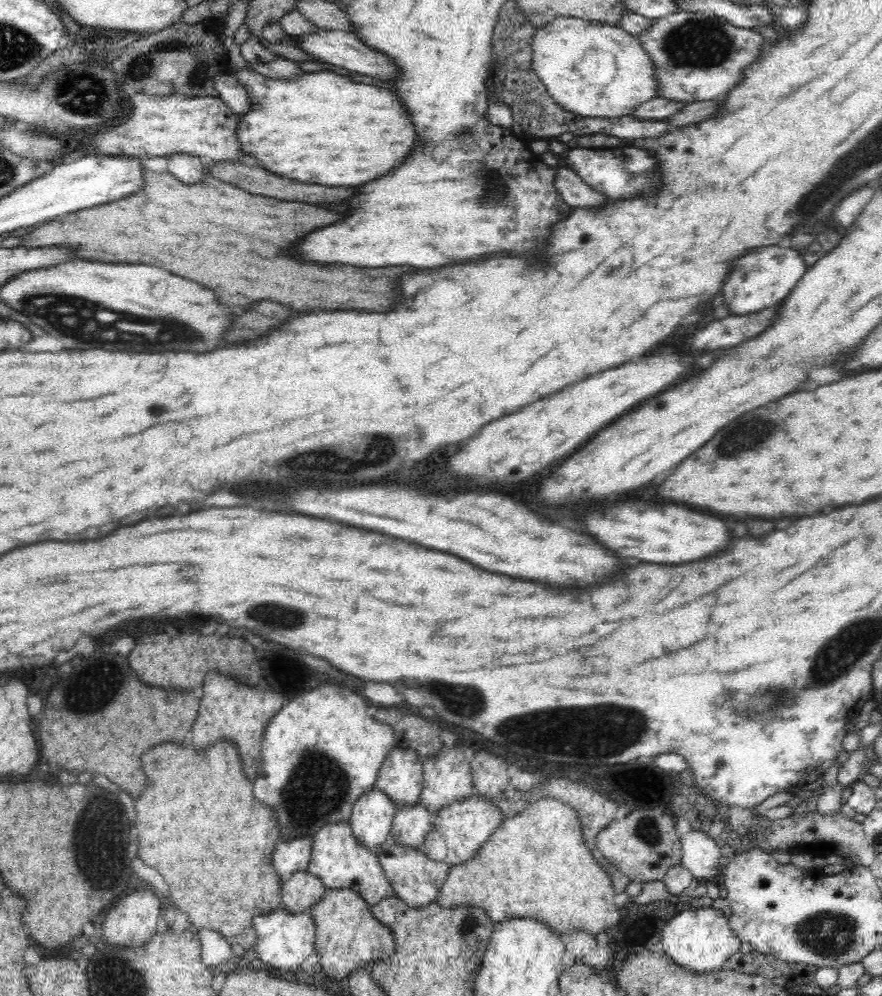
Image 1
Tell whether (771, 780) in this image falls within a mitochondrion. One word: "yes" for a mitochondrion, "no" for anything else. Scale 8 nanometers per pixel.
no

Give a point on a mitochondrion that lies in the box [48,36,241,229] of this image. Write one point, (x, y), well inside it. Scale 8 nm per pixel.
(82, 94)

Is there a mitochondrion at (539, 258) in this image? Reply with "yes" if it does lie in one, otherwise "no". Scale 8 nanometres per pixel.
no

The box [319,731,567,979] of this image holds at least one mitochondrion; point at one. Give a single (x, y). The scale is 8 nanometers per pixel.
(469, 924)

